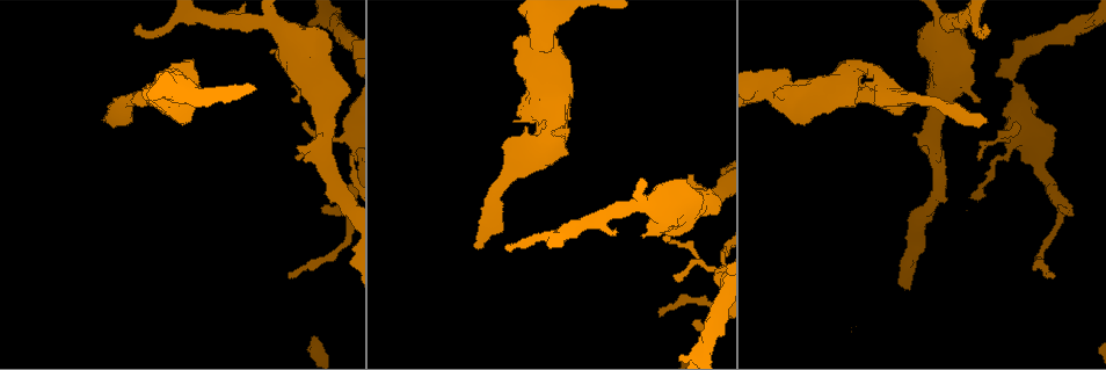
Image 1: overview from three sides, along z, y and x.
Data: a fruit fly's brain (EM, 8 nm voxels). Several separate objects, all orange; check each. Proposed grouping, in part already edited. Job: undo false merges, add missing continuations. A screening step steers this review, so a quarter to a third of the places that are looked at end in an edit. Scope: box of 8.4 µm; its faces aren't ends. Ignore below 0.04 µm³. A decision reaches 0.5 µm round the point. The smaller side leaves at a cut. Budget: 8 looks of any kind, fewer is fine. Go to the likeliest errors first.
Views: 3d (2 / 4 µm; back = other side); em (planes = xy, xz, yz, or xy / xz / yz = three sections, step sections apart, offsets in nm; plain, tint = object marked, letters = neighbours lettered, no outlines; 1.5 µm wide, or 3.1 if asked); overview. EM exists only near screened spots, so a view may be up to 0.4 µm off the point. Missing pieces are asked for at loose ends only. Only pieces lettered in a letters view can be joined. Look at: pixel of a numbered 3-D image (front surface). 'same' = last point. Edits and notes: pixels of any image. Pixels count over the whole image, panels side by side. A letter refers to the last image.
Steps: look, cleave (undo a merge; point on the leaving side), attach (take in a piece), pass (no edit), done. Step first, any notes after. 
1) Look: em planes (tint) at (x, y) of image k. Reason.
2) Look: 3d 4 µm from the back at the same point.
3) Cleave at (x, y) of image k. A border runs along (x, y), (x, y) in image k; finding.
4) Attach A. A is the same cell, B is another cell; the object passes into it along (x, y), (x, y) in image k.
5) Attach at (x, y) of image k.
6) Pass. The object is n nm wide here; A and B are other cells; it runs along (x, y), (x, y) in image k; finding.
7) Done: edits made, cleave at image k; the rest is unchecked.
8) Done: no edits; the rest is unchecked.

Look: em xz step 8 (tint) at (146, 92) of image 1. Stops while still wide.

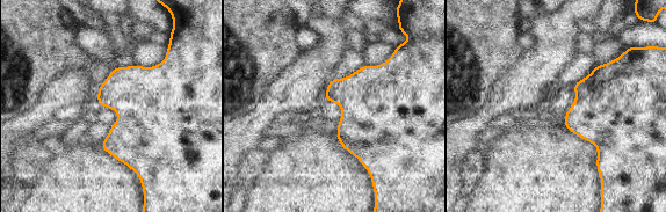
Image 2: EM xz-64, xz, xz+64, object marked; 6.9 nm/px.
Look: em planes (letters) at the same point.

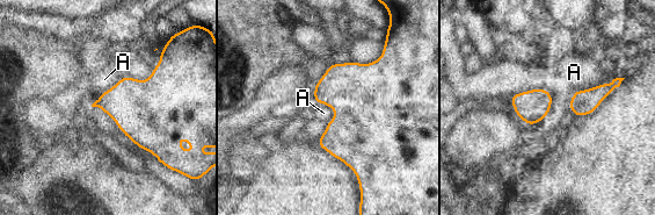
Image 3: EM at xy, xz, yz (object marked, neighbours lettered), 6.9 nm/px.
Pass. The object is 220 nm wide here; A is another cell; a border runs along (624, 77), (576, 90), (567, 109) in image 3; no lettered piece goes on from it.

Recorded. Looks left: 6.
Look: em planes (letters) at (983, 121) of image 1. An open end.

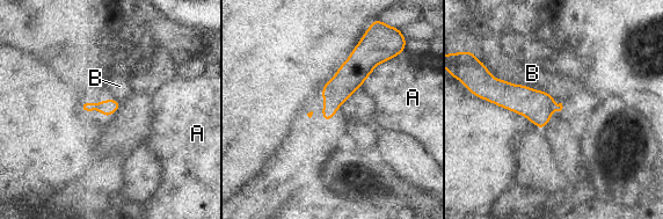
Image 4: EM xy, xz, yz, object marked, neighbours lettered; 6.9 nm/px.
Pass. The longest contact is with B, 480 nm; A and B are other cells; no lettered piece goes on from it.

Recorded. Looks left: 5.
Look: em planes (letters) at (290, 275) of image 1. An open end.

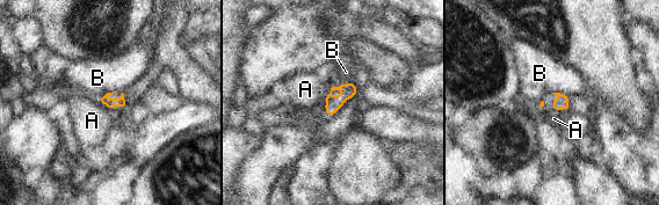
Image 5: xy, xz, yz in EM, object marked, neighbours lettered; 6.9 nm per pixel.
Pass. A and B are other cells; a border runs along (332, 86), (323, 108) in image 5; none of them fits.

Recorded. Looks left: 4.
Done: no edits; the rest is unchecked.

